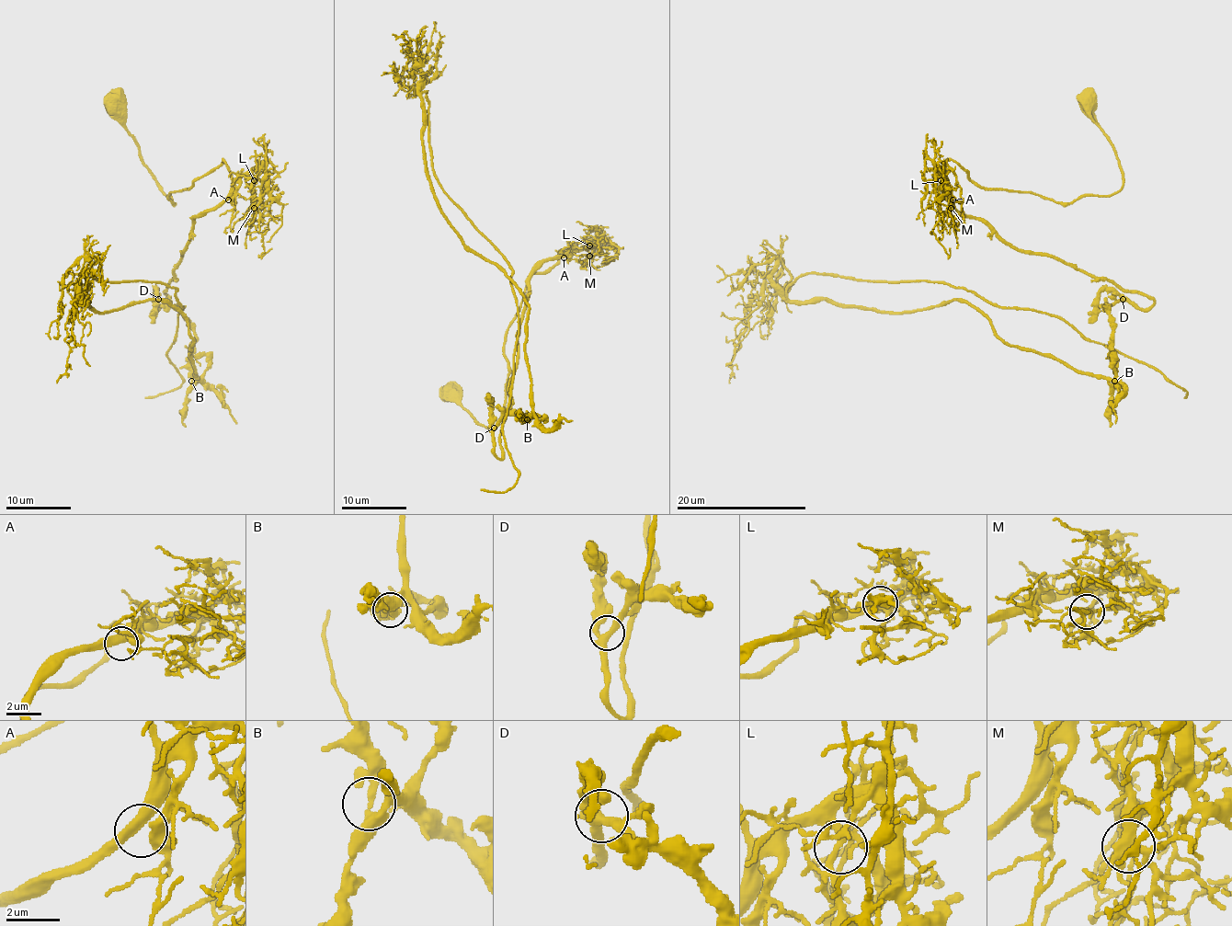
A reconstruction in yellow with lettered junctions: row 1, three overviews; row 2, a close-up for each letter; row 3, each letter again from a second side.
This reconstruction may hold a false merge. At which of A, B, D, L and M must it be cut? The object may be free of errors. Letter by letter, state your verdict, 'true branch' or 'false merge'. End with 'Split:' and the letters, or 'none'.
A: true branch
B: false merge
D: true branch
L: true branch
M: true branch
Split: B

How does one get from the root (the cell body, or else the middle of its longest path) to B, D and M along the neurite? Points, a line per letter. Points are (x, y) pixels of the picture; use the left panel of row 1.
B: (116, 103), (173, 203), (223, 159), (230, 172), (158, 301), (194, 333), (190, 382)
D: (116, 103), (173, 203), (171, 192), (223, 159), (231, 178), (231, 192), (194, 218), (158, 308), (158, 299)
M: (116, 103), (143, 165), (173, 203), (171, 192), (223, 159), (233, 177), (262, 184), (254, 208)

